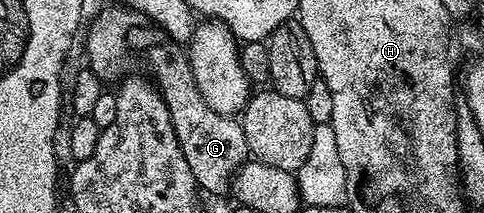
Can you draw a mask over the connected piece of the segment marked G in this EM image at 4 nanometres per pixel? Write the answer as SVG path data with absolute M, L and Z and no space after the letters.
M163 39L159 45L151 44L145 50L145 64L153 84L168 107L178 146L182 148L184 159L188 159L188 167L199 190L203 194L211 193L214 197L222 197L225 193L227 196L238 168L245 165L250 157L248 139L244 139L241 120L208 107L197 89L190 61L181 44L169 39Z

